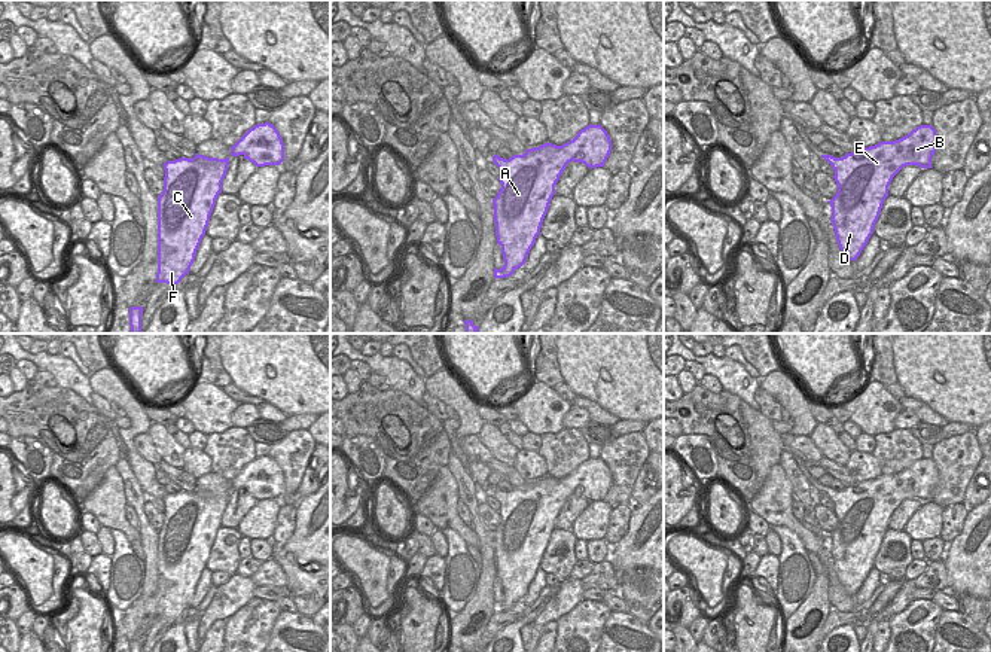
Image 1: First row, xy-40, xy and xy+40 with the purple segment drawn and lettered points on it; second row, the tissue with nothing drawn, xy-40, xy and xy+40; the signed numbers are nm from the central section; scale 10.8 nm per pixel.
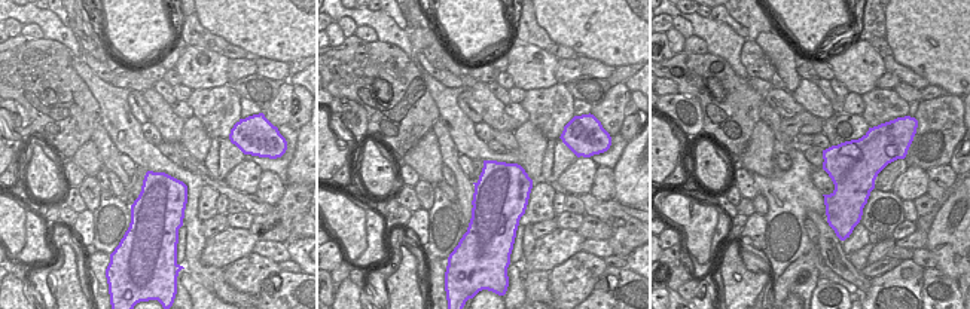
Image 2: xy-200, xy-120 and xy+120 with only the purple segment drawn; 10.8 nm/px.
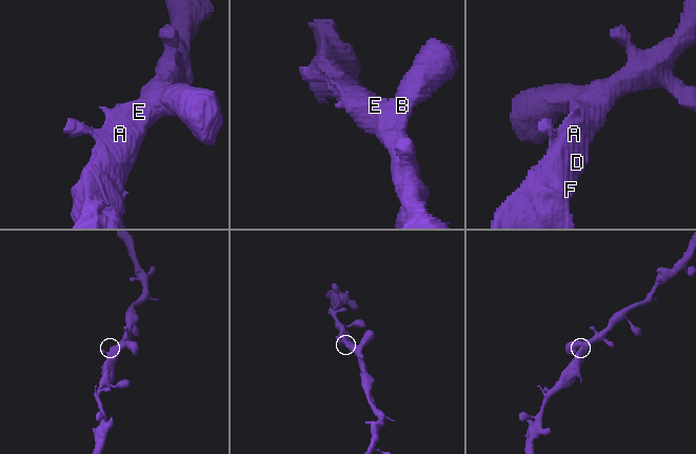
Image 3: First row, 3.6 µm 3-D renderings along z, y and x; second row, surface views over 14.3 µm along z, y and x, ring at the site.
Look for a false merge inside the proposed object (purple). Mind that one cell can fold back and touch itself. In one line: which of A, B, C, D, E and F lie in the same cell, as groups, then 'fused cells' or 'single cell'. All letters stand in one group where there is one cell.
A B C D E F; single cell

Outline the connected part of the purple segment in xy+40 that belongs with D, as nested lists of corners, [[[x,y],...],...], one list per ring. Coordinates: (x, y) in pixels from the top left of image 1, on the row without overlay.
[[[920,458],[899,473],[879,475],[842,491],[821,488],[835,503],[838,525],[827,536],[838,579],[848,594],[857,594],[873,567],[893,511],[906,499],[931,502],[937,476],[936,463]]]

